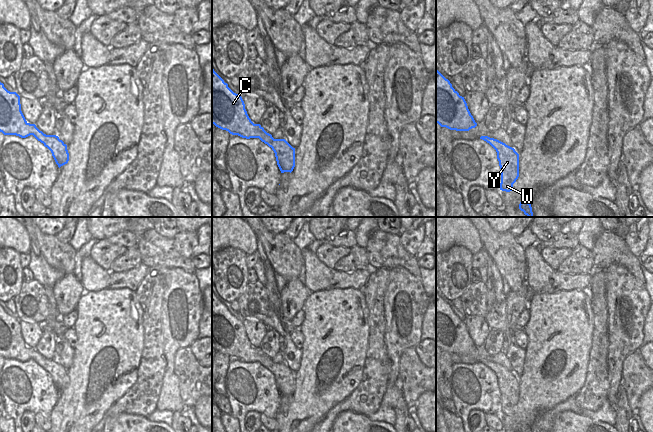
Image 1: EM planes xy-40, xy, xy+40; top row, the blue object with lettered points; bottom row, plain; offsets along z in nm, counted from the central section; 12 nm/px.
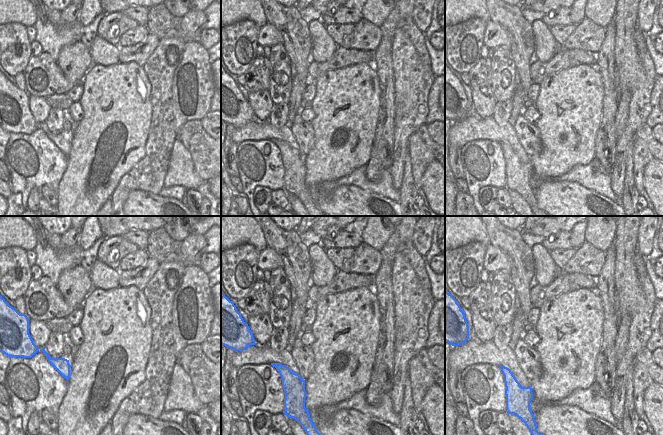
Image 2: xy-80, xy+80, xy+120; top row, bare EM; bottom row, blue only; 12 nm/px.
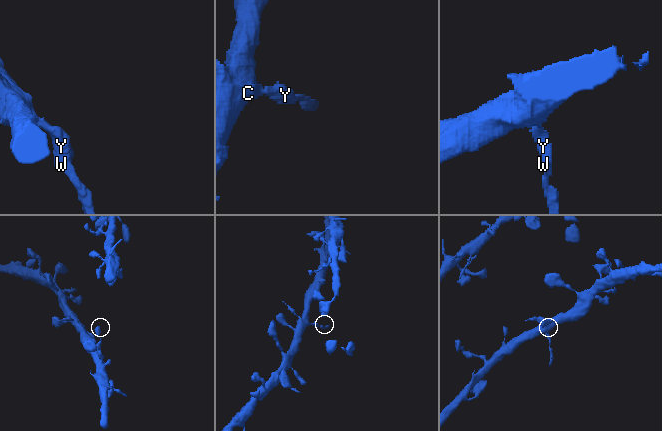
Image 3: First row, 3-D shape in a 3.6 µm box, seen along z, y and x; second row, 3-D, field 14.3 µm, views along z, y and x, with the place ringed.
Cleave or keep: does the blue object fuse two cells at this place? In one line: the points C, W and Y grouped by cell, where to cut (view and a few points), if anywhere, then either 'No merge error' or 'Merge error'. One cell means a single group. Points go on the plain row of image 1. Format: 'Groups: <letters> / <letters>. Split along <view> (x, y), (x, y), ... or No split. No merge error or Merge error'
Groups: C / W Y. Split along xy-40 (43, 357), (39, 358), (36, 362). Merge error

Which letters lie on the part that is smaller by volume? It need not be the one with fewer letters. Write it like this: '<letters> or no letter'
W, Y

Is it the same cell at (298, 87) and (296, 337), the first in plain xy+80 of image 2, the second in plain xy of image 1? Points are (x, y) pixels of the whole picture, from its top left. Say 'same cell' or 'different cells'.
different cells

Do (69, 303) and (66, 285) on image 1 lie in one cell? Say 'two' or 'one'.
one

